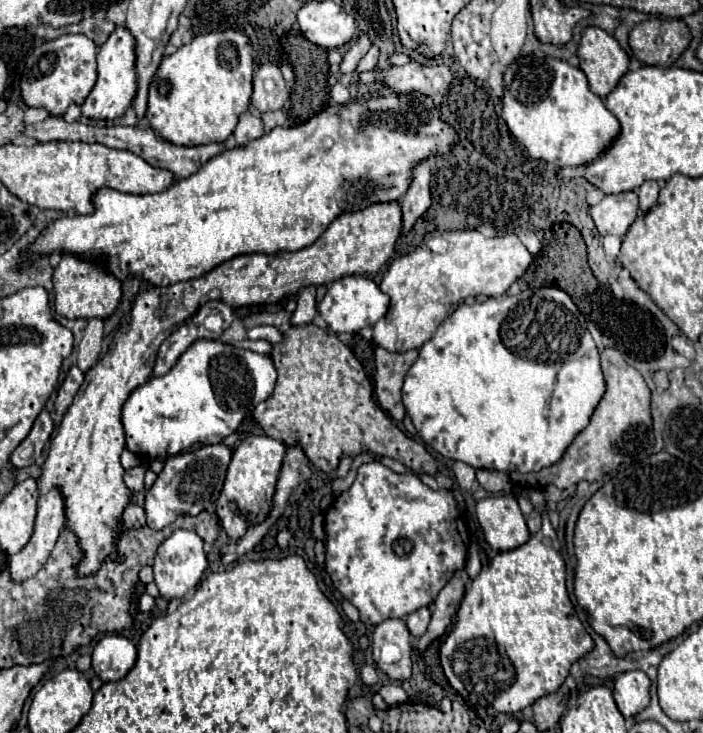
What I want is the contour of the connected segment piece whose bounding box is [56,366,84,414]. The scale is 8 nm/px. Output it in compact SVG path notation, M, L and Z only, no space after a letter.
M72 366L68 376L66 376L66 380L62 382L62 386L58 390L58 398L56 398L56 412L58 414L64 414L68 410L68 406L72 404L82 380L84 380L84 374L80 372L80 368Z

